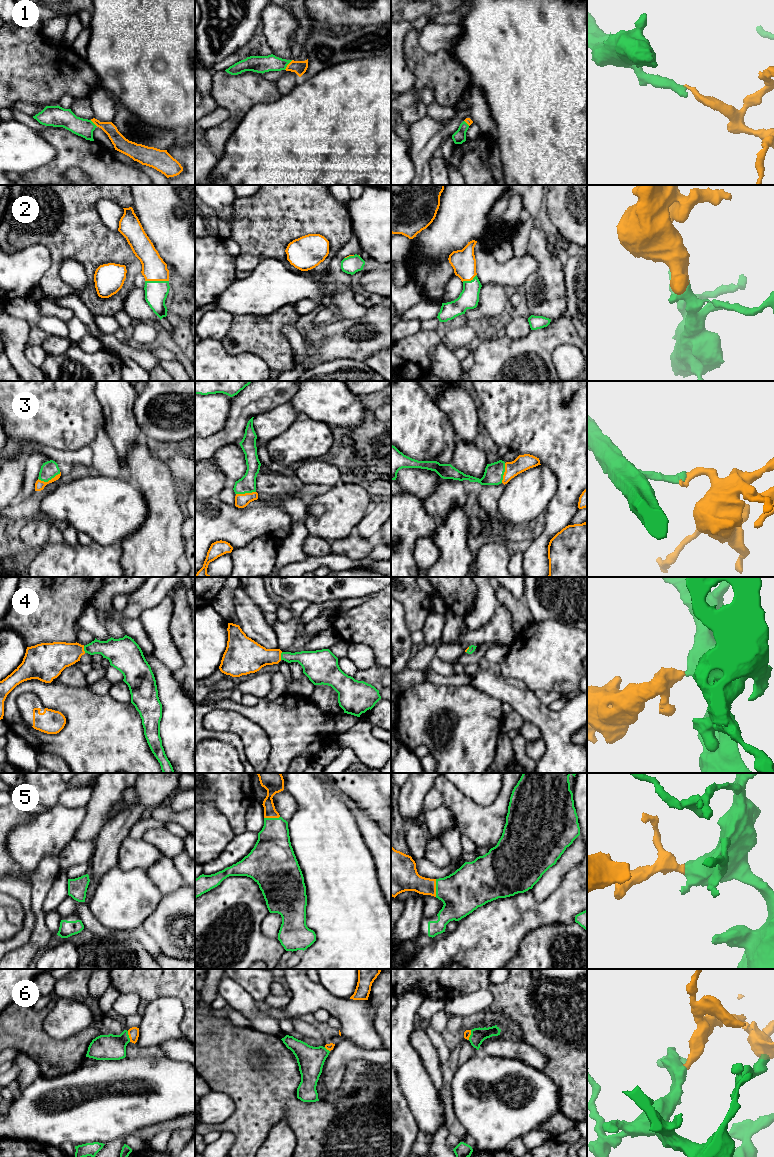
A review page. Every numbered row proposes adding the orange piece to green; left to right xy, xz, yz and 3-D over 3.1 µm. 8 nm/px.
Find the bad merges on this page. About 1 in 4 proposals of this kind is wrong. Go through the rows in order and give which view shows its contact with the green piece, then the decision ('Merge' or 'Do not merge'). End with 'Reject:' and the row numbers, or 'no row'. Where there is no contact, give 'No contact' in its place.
1: Touches green in xz. Merge
2: Touches green in xy. Merge
3: Touches green in xy. Merge
4: Touches green in xz. Merge
5: Touches green in yz. Merge
6: Touches green in xy. Merge
Reject: no row

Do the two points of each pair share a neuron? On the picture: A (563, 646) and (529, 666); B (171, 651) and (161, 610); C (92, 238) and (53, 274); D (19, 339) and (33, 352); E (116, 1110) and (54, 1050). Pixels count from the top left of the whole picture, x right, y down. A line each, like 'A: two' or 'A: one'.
A: one
B: one
C: one
D: two
E: two

